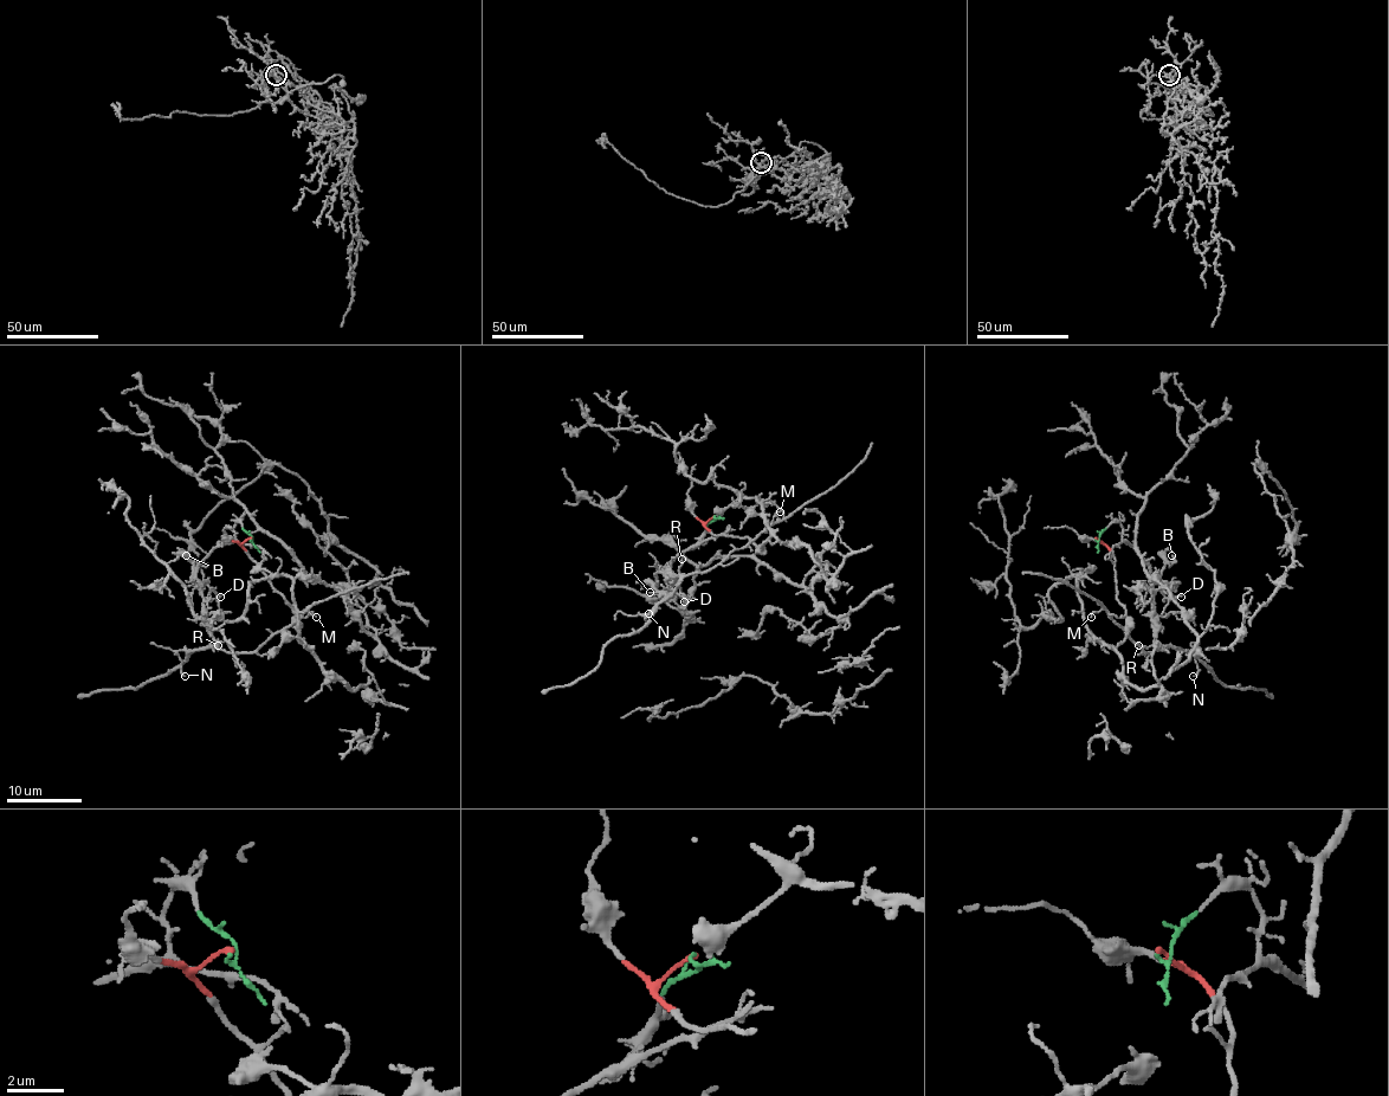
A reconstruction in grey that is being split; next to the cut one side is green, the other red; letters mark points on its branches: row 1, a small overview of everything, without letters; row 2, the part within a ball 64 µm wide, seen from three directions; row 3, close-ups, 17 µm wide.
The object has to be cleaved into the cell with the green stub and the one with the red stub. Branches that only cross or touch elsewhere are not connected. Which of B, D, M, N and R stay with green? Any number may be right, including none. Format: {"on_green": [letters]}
{"on_green": ["B", "D", "M", "N", "R"]}

